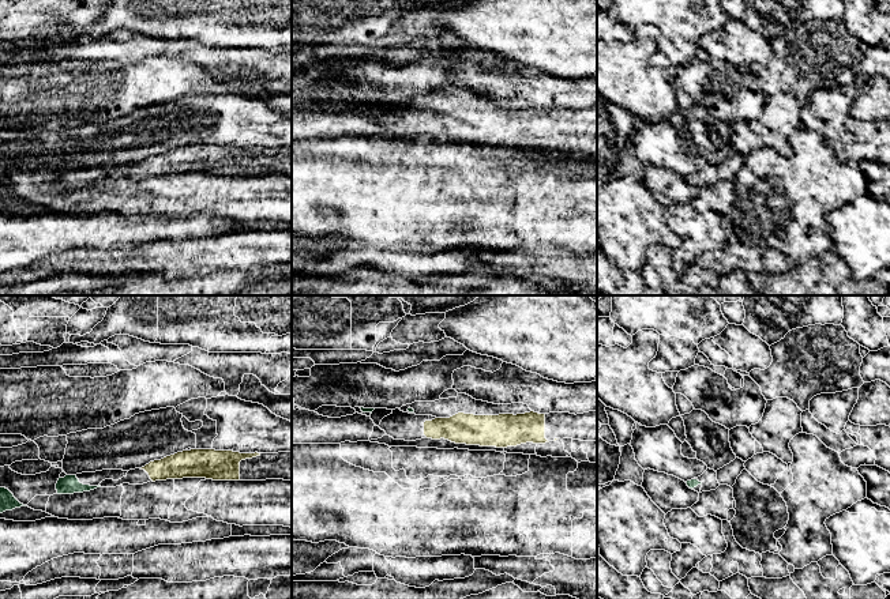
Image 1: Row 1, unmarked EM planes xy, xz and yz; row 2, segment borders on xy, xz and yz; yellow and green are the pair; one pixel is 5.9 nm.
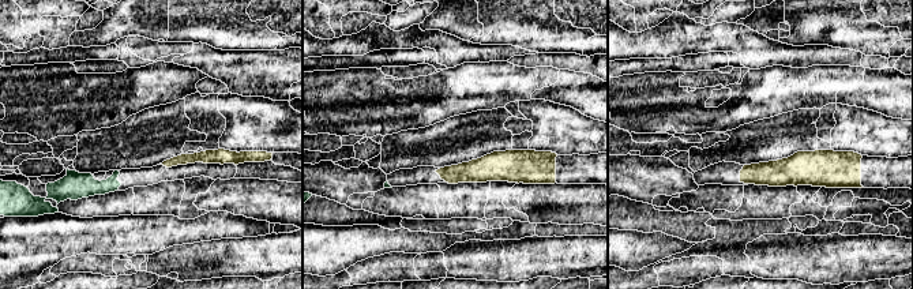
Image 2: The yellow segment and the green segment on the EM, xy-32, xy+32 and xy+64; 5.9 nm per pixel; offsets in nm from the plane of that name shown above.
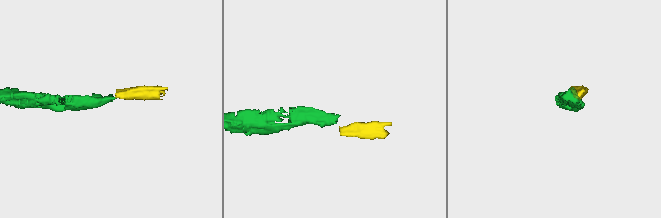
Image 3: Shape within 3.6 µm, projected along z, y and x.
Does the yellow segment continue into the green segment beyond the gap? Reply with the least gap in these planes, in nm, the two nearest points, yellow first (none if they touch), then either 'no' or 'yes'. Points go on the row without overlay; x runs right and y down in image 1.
90 nm | xz (424, 117), (413, 106) | yes

